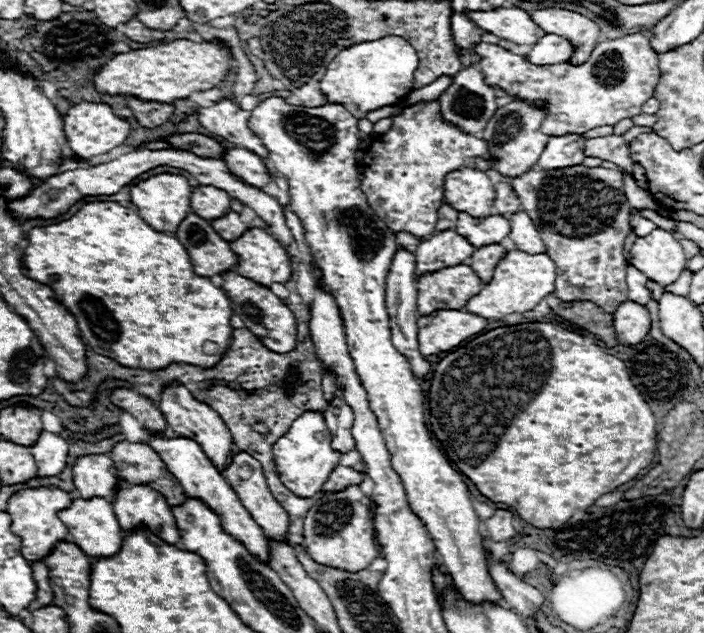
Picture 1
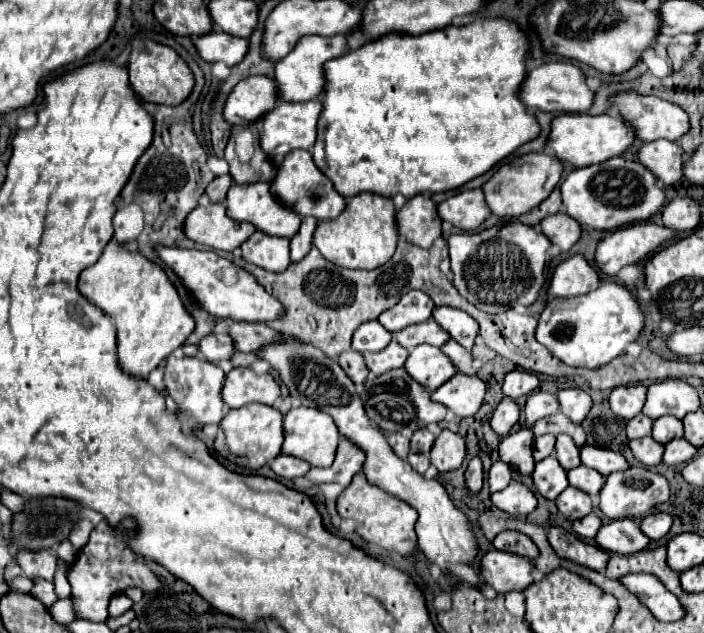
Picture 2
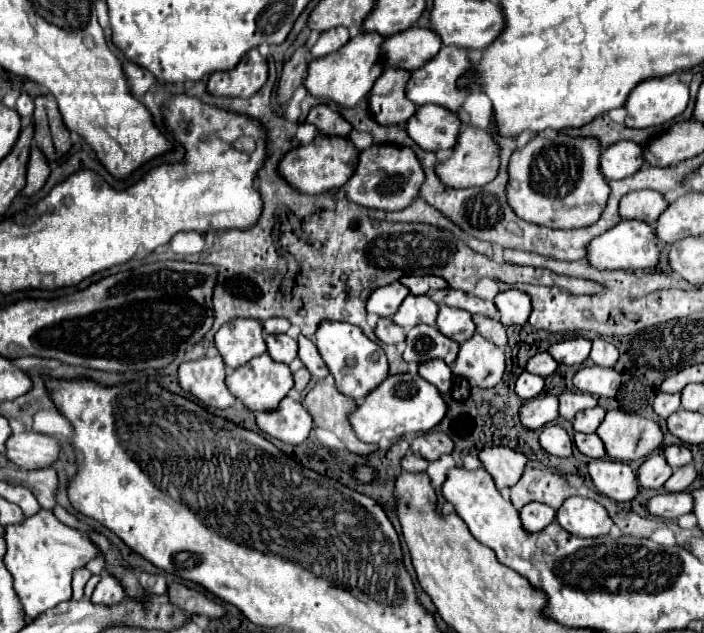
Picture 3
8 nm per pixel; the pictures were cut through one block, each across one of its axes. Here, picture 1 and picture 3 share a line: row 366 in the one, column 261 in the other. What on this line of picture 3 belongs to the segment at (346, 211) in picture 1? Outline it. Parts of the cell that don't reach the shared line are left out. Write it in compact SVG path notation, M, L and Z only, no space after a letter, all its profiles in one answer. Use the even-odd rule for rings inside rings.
M262 354L226 376L226 386L250 412L258 412L274 410L294 386L294 380L286 364Z

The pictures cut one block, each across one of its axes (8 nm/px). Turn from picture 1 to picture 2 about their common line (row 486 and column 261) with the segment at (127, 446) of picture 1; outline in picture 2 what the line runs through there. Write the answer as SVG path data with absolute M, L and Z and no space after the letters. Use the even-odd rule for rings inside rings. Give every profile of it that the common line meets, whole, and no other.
M232 132L232 138L228 140L224 158L230 164L230 176L236 184L272 182L272 178L276 176L276 166L266 156L262 156L260 148L256 148L256 152L252 154L252 158L248 162L238 160L238 156L234 152L234 132Z

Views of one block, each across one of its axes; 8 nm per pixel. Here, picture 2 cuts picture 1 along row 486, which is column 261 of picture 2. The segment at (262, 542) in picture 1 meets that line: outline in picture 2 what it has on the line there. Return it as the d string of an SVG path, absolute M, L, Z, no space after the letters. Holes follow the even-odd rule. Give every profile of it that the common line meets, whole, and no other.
M256 182L252 186L232 184L226 198L226 214L232 220L254 224L264 234L282 238L292 238L302 222L298 214L292 214L292 210L272 198L268 182Z

